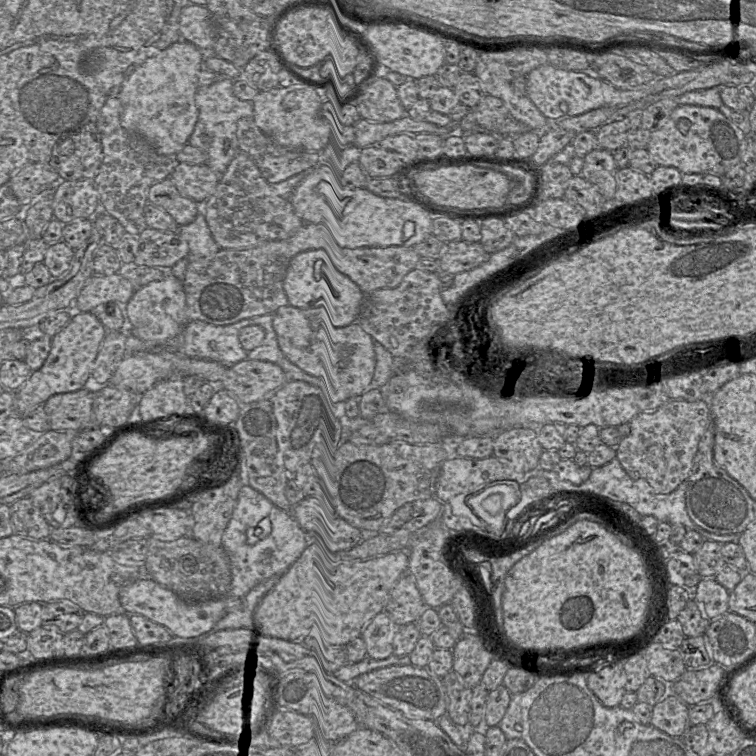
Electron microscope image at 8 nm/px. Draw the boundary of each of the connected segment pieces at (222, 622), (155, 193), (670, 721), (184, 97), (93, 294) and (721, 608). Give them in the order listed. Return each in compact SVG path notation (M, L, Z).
M278 577L265 579L242 597L227 597L226 595L226 614L215 624L212 631L251 629L254 609L277 581Z
M170 179L150 187L148 202L167 211L179 226L191 223L200 213L200 204L181 195Z
M669 694L652 709L650 724L671 737L681 737L691 725L689 706L674 694Z
M179 41L134 69L116 94L120 101L122 126L144 138L160 155L175 156L180 152L188 144L198 119L195 94L199 89L198 74L203 68L204 59L205 53L195 45Z
M121 273L93 275L81 289L74 303L74 310L82 313L92 312L101 304L127 303L135 293L136 287Z
M703 578L692 591L692 599L703 617L712 621L729 611L729 594L715 578Z

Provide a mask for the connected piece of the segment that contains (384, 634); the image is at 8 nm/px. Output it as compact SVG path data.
M385 611L378 613L364 628L361 638L367 657L382 660L393 654L393 640L401 626L393 622Z

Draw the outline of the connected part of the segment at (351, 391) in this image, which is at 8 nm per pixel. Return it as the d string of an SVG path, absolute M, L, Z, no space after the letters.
M287 305L272 314L272 325L286 358L307 374L320 378L331 403L359 397L372 386L376 363L374 340L358 322L336 327L325 307L303 309Z

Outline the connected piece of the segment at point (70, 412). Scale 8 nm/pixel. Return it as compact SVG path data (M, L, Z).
M89 388L51 396L43 404L50 429L78 432L91 427L93 401L94 392Z

